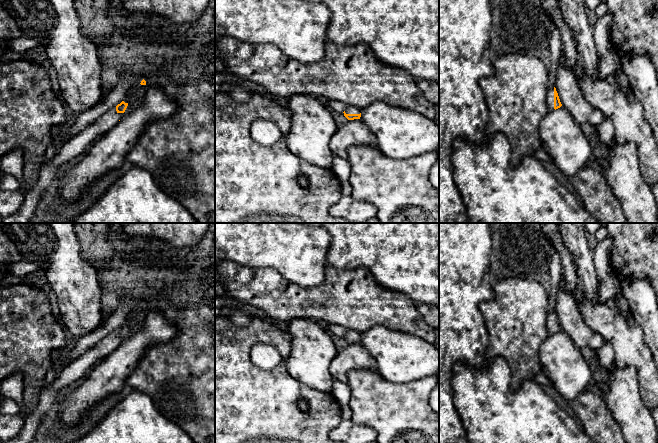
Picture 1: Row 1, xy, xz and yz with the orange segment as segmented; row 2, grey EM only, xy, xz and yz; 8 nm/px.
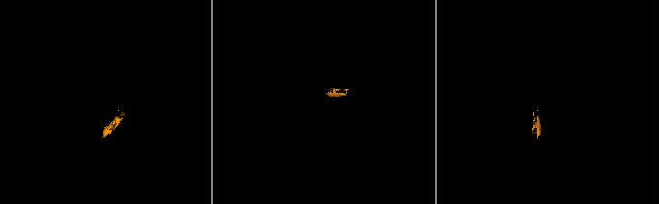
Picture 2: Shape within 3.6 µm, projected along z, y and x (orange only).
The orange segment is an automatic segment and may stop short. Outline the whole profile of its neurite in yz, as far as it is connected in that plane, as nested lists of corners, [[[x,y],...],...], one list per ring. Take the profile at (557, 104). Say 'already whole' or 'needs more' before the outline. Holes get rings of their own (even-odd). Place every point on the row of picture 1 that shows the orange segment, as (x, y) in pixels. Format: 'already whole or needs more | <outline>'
needs more | [[[550,88],[547,90],[547,107],[548,111],[553,111],[562,106],[556,88]]]

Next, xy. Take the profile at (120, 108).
needs more | [[[128,97],[116,107],[107,111],[93,124],[67,140],[50,160],[44,161],[37,183],[32,188],[27,188],[25,200],[19,213],[3,219],[3,223],[29,223],[33,216],[36,205],[44,190],[49,187],[59,173],[58,168],[76,156],[84,154],[88,147],[107,131],[118,124],[128,106]]]

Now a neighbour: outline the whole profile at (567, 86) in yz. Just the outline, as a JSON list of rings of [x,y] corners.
[[[562,52],[559,58],[555,88],[562,106],[584,129],[586,127],[597,128],[604,121],[605,116],[602,112],[585,99],[577,75],[570,66],[565,64],[565,57]]]

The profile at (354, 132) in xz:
[[[360,119],[349,120],[338,127],[330,141],[334,155],[347,158],[348,149],[355,145],[377,147],[377,139]]]

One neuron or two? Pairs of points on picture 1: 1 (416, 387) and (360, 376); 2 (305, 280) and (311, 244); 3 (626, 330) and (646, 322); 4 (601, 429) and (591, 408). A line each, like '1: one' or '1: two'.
1: one
2: one
3: two
4: one

